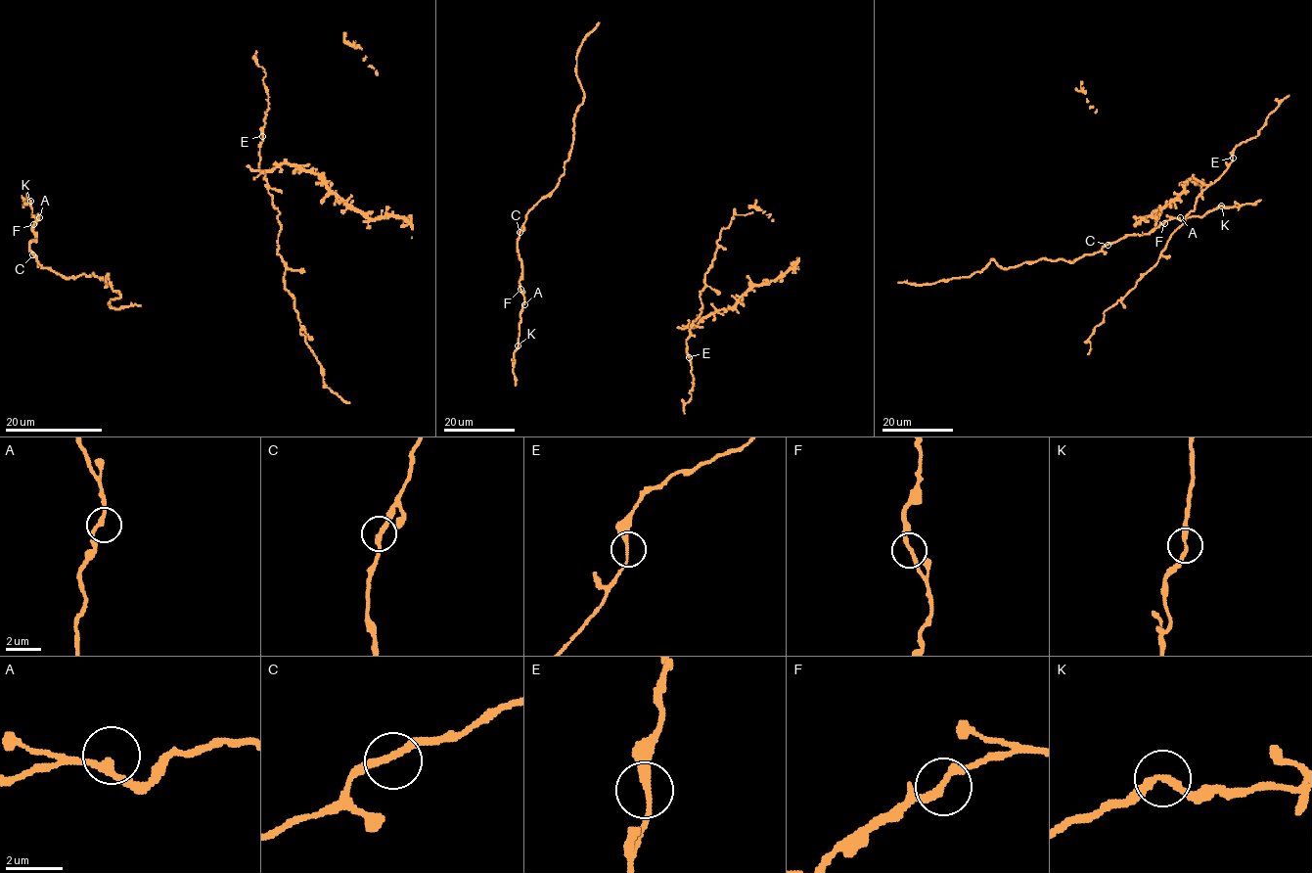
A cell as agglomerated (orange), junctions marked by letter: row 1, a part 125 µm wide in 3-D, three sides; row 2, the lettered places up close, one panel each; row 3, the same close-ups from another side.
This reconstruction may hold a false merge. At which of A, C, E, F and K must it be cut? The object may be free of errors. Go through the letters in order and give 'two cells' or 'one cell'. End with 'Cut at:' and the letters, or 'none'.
A: one cell
C: one cell
E: one cell
F: one cell
K: one cell
Cut at: none

